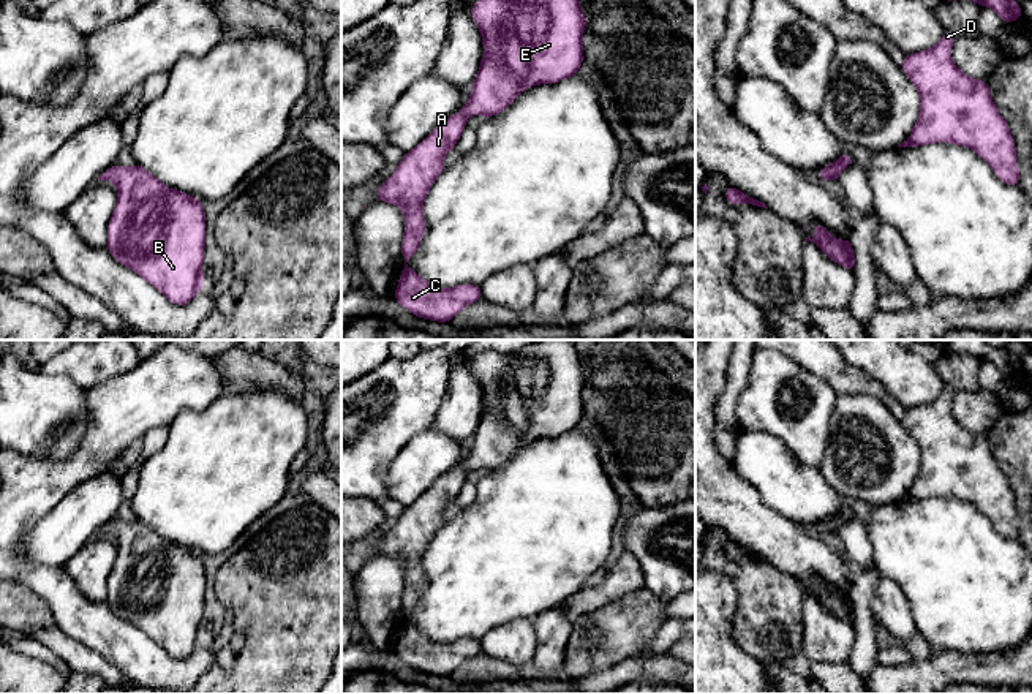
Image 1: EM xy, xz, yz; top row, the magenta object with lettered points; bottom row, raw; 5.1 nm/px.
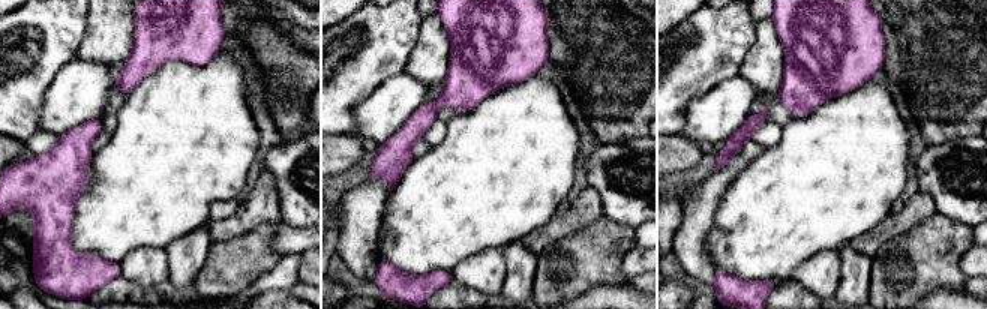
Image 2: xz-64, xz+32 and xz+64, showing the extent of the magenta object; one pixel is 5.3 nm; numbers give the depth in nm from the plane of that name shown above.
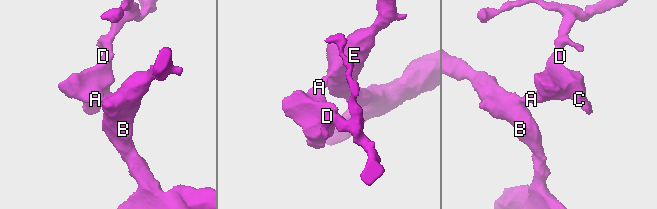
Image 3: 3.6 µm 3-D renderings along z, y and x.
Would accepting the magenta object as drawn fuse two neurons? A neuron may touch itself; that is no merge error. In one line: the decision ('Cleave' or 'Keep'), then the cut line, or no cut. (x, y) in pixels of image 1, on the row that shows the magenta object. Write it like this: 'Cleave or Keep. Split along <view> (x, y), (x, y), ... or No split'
Keep. No split

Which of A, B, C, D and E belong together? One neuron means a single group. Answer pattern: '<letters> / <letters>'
A B C D E

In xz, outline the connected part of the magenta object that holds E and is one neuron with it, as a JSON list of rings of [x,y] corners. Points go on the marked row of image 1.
[[[477,0],[469,13],[484,44],[469,100],[405,153],[375,199],[397,204],[405,217],[405,267],[395,300],[414,316],[438,322],[450,322],[468,304],[482,299],[477,285],[435,288],[406,264],[425,236],[422,206],[446,169],[444,155],[455,147],[468,115],[493,117],[528,87],[556,84],[577,74],[583,65],[588,25],[578,0]]]

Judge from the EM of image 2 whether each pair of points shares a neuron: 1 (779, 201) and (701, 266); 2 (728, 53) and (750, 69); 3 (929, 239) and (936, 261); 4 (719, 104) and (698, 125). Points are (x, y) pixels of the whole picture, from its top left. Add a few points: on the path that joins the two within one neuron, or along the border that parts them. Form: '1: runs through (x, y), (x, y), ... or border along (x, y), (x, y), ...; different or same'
1: border along (711, 224), (707, 233), (707, 255), (714, 270); different
2: border along (756, 30), (756, 39), (738, 72); different
3: runs through (930, 245), (930, 255); same
4: runs through (714, 108), (702, 120); same

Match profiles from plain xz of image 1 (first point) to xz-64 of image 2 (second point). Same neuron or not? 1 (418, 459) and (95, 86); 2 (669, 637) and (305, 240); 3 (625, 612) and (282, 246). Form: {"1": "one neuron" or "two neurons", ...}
{"1": "one neuron", "2": "two neurons", "3": "two neurons"}

